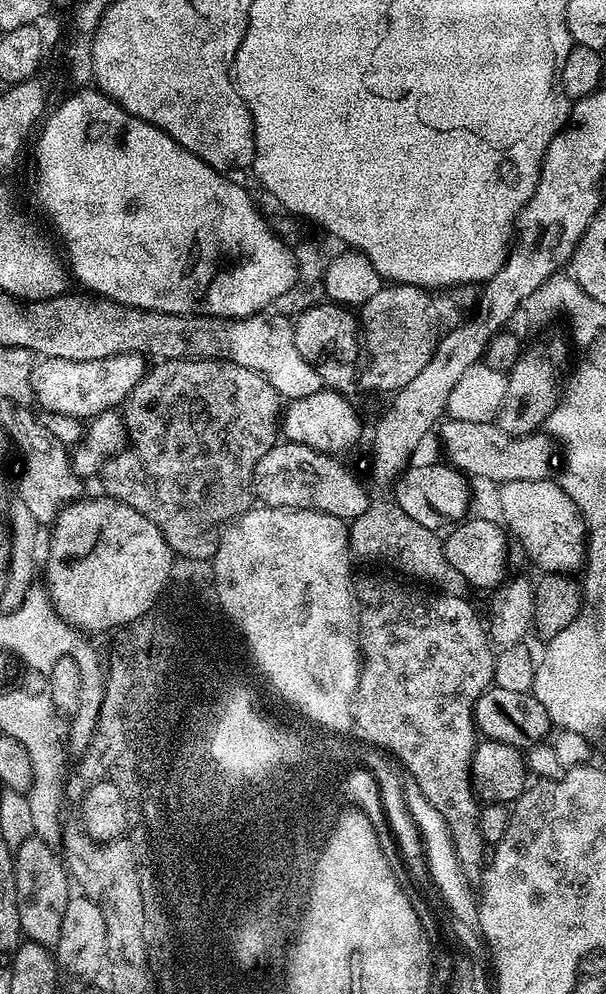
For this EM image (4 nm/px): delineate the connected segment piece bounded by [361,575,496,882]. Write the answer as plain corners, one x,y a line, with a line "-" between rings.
387,575
381,581
369,581
361,589
361,596
366,601
361,653
368,664
362,688
362,704
366,706
362,712
370,712
370,726
386,726
388,742
392,744
391,755
404,763
404,772
418,782
427,801
445,819
461,869
468,881
476,882
481,879
486,864
484,832
476,821
481,805
472,788
472,756
478,743
475,704
480,695
493,687
496,678
494,645
471,599
433,594
400,580

